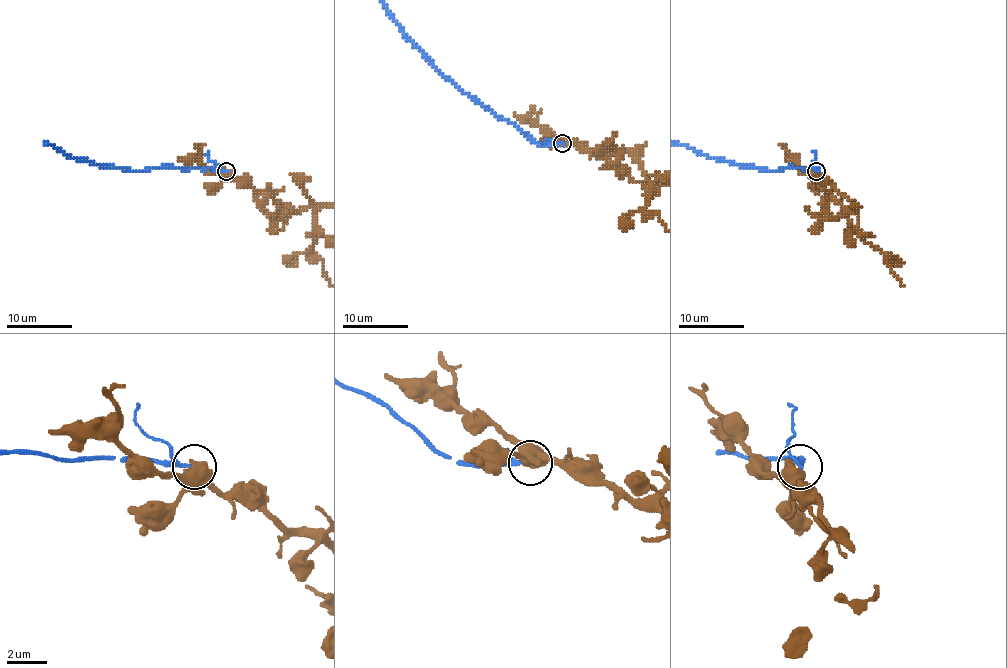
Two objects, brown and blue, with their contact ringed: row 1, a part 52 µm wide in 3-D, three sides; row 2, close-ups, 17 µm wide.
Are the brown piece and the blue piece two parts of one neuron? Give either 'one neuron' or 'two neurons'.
two neurons

